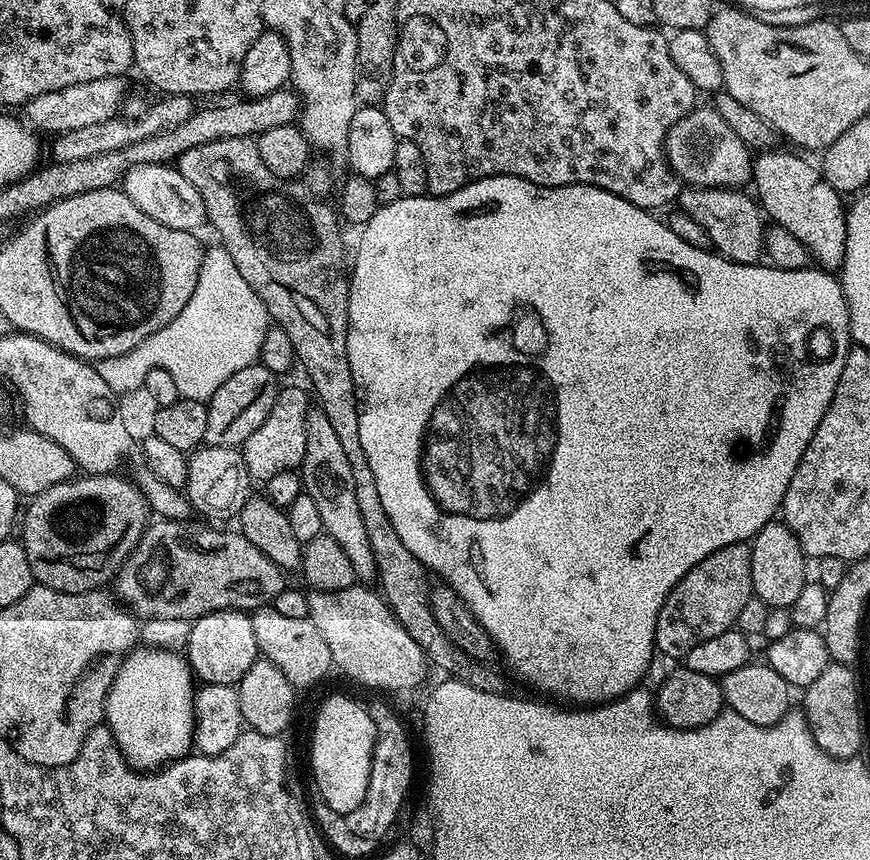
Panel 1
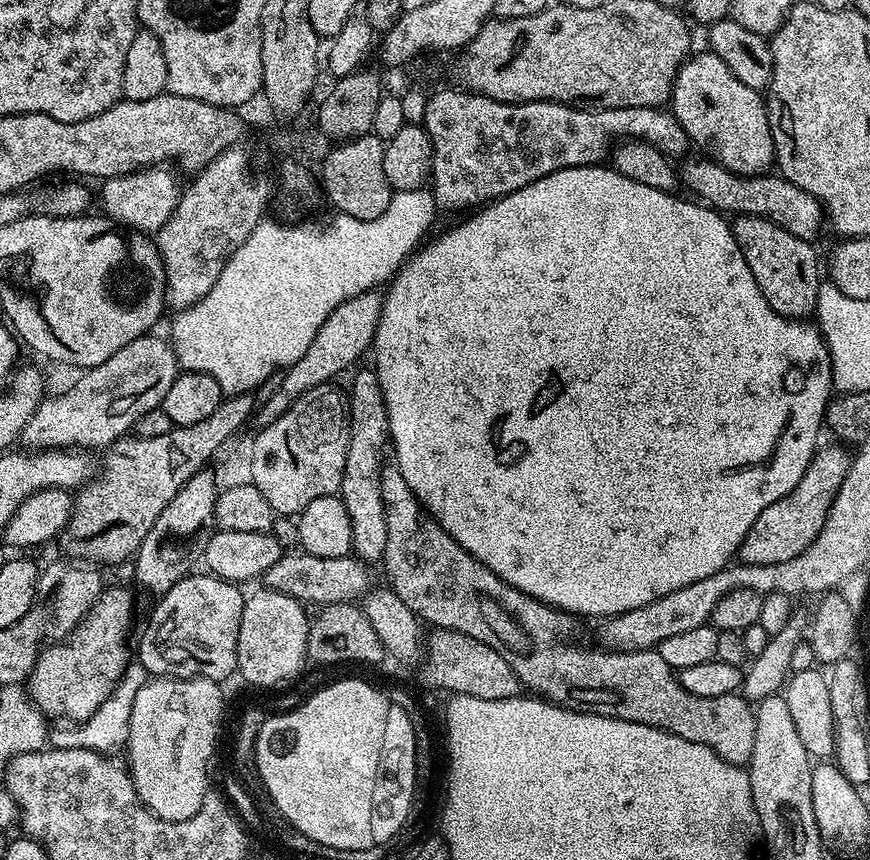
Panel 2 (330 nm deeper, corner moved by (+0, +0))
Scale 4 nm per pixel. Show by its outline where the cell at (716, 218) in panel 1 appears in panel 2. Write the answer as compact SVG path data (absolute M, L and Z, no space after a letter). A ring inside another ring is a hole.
M736 216L732 233L768 305L780 316L811 317L808 315L815 310L816 299L820 296L820 272L822 276L822 260L816 257L813 245L802 238L794 238L790 230L782 230L782 226L761 216Z

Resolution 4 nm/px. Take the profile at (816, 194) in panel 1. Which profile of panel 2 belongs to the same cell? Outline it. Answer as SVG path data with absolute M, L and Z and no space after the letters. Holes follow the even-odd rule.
M712 51L696 55L689 55L676 75L670 97L672 115L678 118L695 147L716 147L714 156L722 167L739 176L765 175L776 159L765 97L757 89L738 82L730 66Z

